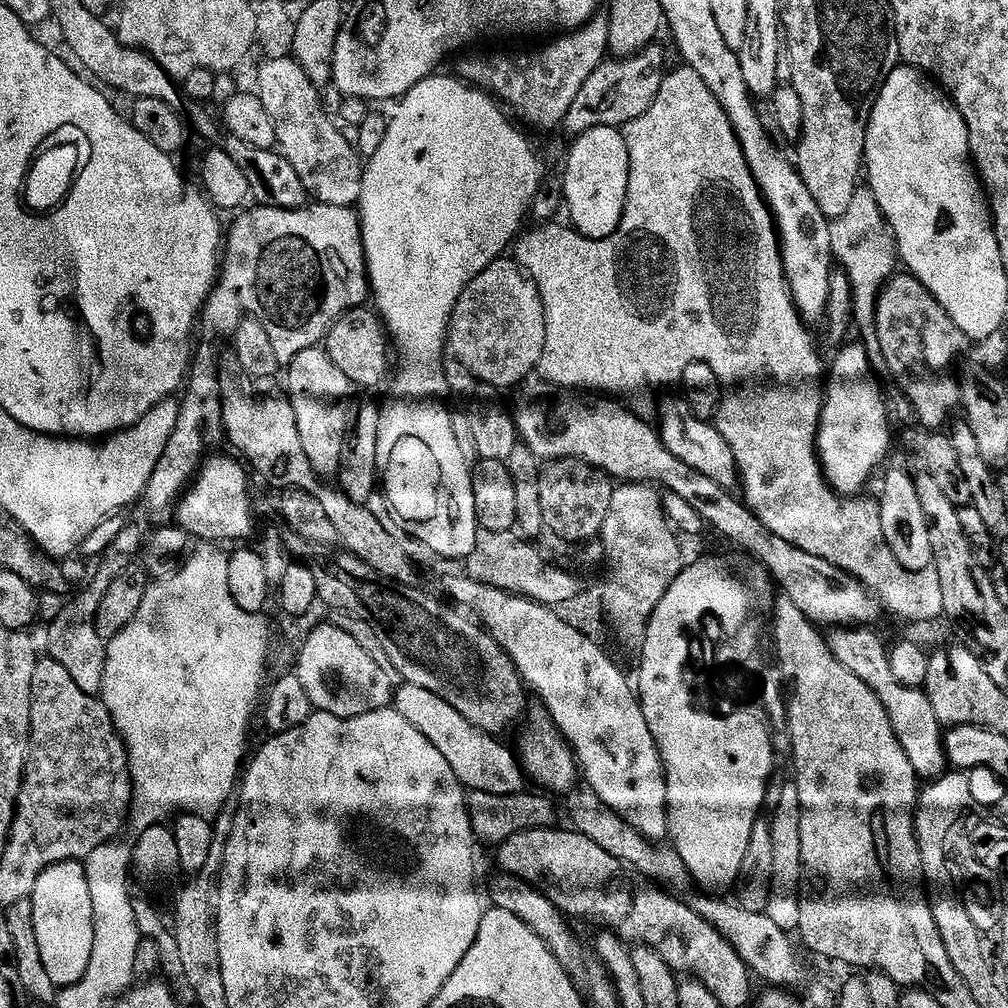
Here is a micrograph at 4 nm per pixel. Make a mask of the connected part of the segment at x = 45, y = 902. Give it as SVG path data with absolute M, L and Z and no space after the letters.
M79 859L59 860L50 864L34 882L30 893L34 910L34 934L38 934L38 950L46 965L46 974L57 986L76 984L90 966L90 954L94 950L94 906L90 902L90 886L86 882L83 863Z

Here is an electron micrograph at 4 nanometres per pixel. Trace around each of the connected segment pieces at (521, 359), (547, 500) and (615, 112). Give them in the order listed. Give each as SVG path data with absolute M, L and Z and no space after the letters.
M493 259L490 266L469 282L462 290L448 324L447 347L456 360L472 376L477 376L492 388L518 386L539 369L542 350L546 346L546 314L540 291L515 259Z
M549 460L541 463L538 491L542 497L542 518L544 527L553 532L560 540L568 544L580 544L583 540L595 541L602 530L602 522L606 522L610 510L610 498L614 484L608 473L601 472L592 464L582 460Z
M653 42L634 56L605 59L590 78L586 78L582 90L578 90L578 98L574 98L574 106L568 111L567 127L572 127L576 134L585 128L620 128L646 114L646 110L654 106L654 98L658 98L666 75L664 52L658 45Z

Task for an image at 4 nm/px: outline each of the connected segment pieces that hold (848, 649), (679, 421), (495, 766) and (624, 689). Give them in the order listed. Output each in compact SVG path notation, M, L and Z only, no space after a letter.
M853 626L847 630L833 631L827 637L827 642L832 647L834 658L850 670L886 706L886 714L890 714L890 722L894 726L894 734L898 742L902 742L902 750L906 750L906 758L910 758L910 766L914 766L917 777L921 781L931 782L944 775L949 767L948 755L944 753L944 735L940 719L934 714L934 706L930 706L930 698L927 692L919 688L907 688L902 686L894 678L894 670L890 670L890 658L888 648L878 637L872 633L873 629L868 626Z
M668 396L660 404L658 431L660 441L666 446L666 450L670 450L670 454L674 454L678 462L686 462L690 470L698 470L698 474L706 474L706 478L714 478L718 486L732 490L738 484L736 459L723 431L717 425L715 428L714 425L715 423L698 419L682 398L676 397L675 400L674 397Z
M404 682L395 689L392 704L408 722L429 738L446 762L450 763L452 772L463 787L496 795L514 795L525 791L528 778L517 755L500 744L497 737L468 722L444 699L420 686Z
M464 570L442 573L440 584L444 587L443 595L449 601L457 600L452 602L471 613L503 646L504 653L511 658L520 672L520 679L531 691L533 688L540 695L539 703L556 723L556 729L576 757L583 783L585 780L588 783L585 785L591 792L598 794L598 798L606 802L610 810L614 810L627 824L640 831L645 840L663 841L668 836L668 799L660 747L642 714L642 706L633 685L632 688L628 685L628 680L620 673L619 666L596 645L598 643L593 637L582 634L574 625L568 624L559 611L538 601L483 584L468 576Z

